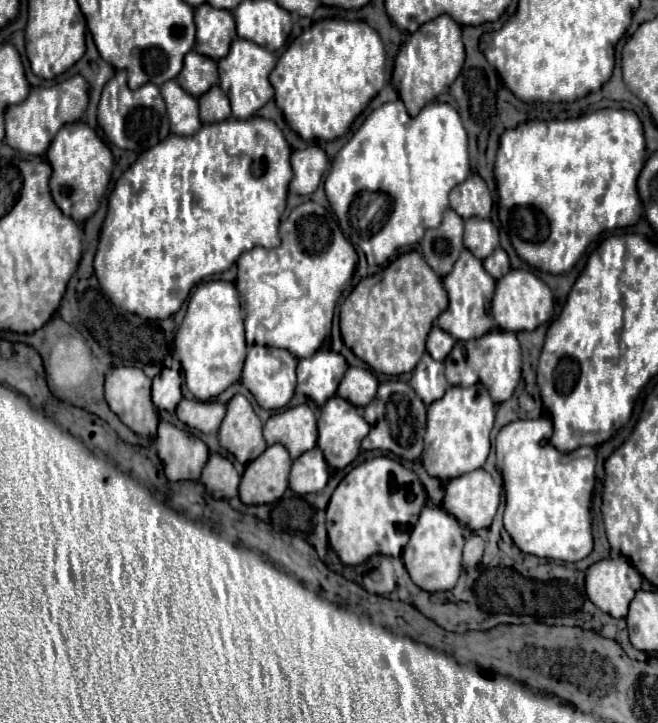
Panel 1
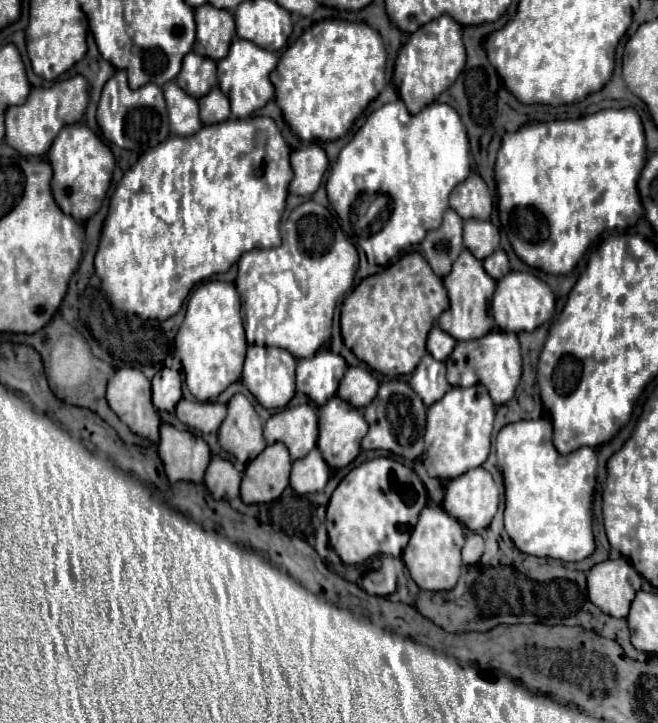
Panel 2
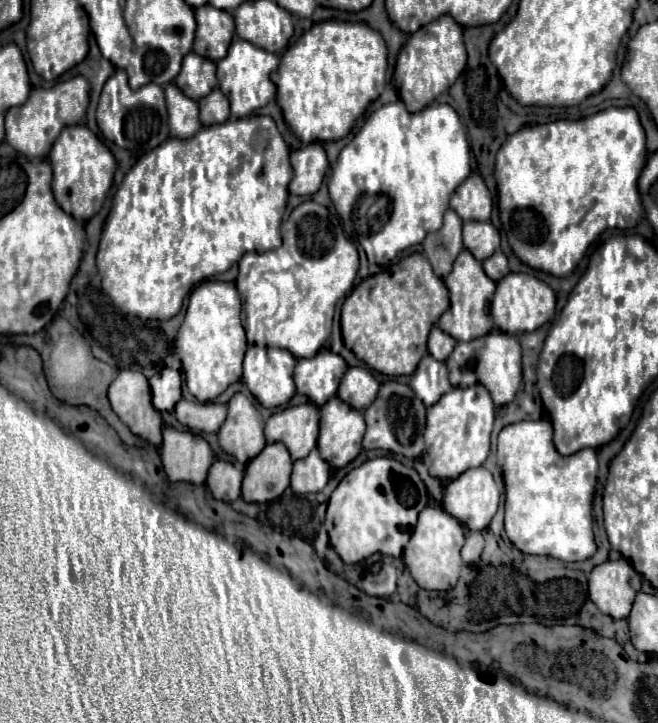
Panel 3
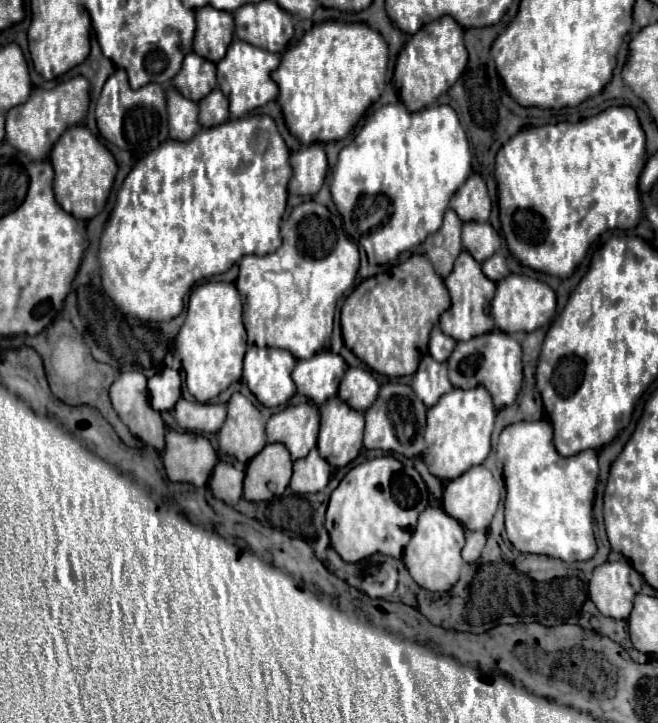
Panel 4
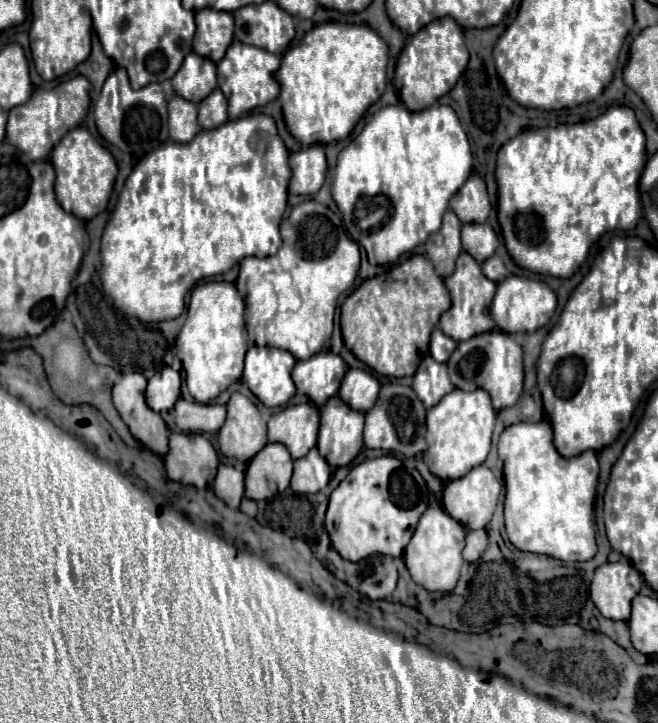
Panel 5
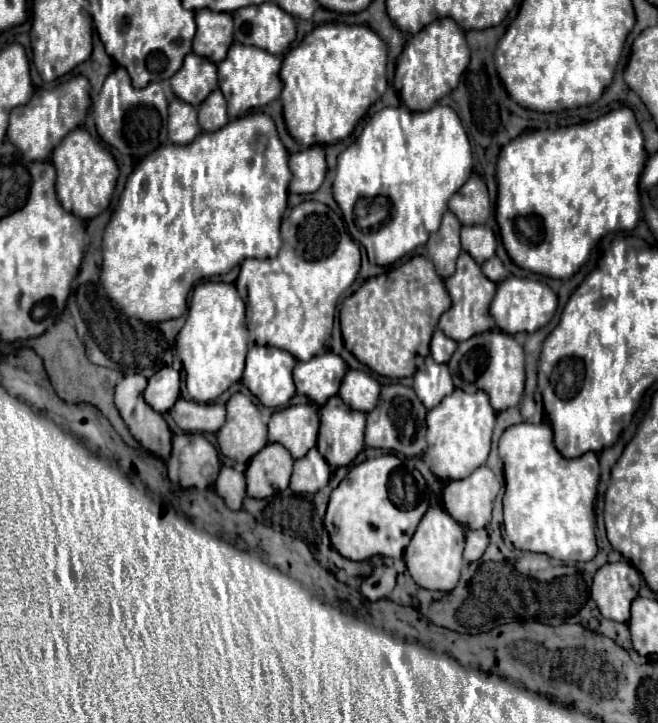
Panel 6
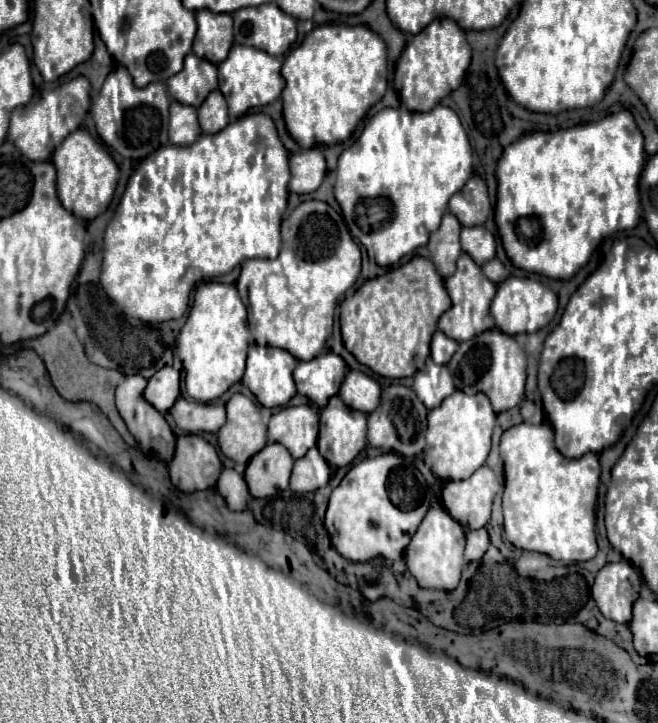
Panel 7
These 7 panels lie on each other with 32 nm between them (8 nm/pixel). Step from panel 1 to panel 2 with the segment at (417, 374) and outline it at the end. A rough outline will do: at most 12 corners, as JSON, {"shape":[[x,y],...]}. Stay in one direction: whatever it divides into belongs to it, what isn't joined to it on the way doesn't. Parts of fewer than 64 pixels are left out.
{"shape":[[426,354],[410,386],[426,406],[452,388],[445,363]]}

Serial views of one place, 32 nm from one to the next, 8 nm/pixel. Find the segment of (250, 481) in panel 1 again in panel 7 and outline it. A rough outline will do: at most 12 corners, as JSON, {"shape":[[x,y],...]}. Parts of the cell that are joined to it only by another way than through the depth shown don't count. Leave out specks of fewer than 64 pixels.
{"shape":[[282,444],[264,446],[244,472],[250,496],[288,488],[294,460]]}

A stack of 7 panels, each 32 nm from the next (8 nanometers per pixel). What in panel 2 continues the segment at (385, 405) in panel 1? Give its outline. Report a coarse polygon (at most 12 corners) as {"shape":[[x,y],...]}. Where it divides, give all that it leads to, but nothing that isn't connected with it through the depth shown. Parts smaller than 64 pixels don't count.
{"shape":[[400,380],[364,408],[364,450],[416,460],[426,406]]}

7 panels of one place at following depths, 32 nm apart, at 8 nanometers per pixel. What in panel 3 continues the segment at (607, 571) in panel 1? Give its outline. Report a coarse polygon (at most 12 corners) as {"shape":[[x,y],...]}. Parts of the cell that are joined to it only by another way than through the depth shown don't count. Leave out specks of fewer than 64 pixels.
{"shape":[[628,560],[590,572],[588,596],[600,612],[626,618],[642,576]]}

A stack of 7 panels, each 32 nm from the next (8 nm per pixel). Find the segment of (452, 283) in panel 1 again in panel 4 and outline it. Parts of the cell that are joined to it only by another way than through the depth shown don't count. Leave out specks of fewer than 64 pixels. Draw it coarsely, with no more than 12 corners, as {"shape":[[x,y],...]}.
{"shape":[[466,250],[444,282],[440,330],[472,340],[494,328],[496,284]]}

